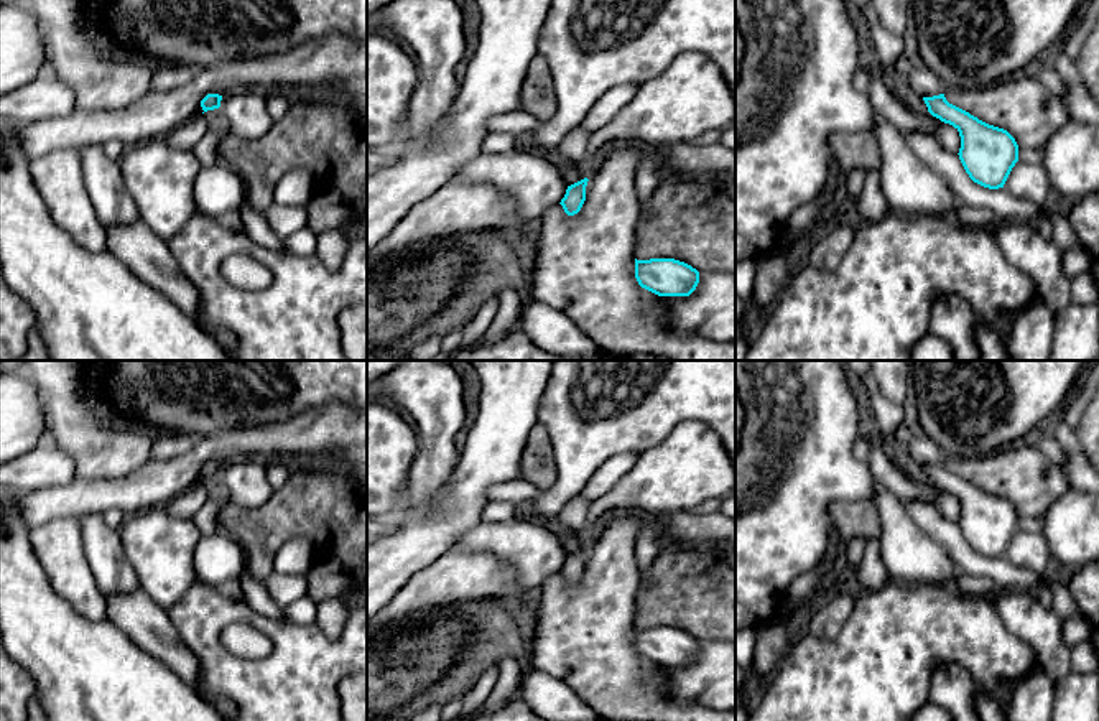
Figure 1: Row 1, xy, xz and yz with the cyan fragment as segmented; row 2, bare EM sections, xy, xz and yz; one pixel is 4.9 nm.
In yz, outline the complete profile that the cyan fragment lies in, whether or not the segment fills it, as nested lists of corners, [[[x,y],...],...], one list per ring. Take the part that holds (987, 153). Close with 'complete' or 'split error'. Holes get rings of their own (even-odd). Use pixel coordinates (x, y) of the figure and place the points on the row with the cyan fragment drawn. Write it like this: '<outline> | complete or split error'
[[[944,94],[923,97],[928,112],[953,125],[961,137],[959,160],[969,178],[989,189],[1004,188],[1018,161],[1018,145],[1004,128],[989,125],[949,104]]] | complete

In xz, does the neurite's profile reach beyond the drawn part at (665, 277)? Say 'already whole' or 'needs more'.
already whole

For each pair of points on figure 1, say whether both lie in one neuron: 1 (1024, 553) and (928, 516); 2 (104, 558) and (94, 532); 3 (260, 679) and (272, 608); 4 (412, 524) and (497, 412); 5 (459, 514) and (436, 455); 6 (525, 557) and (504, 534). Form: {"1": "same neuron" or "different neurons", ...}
{"1": "different neurons", "2": "same neuron", "3": "different neurons", "4": "same neuron", "5": "different neurons", "6": "same neuron"}

